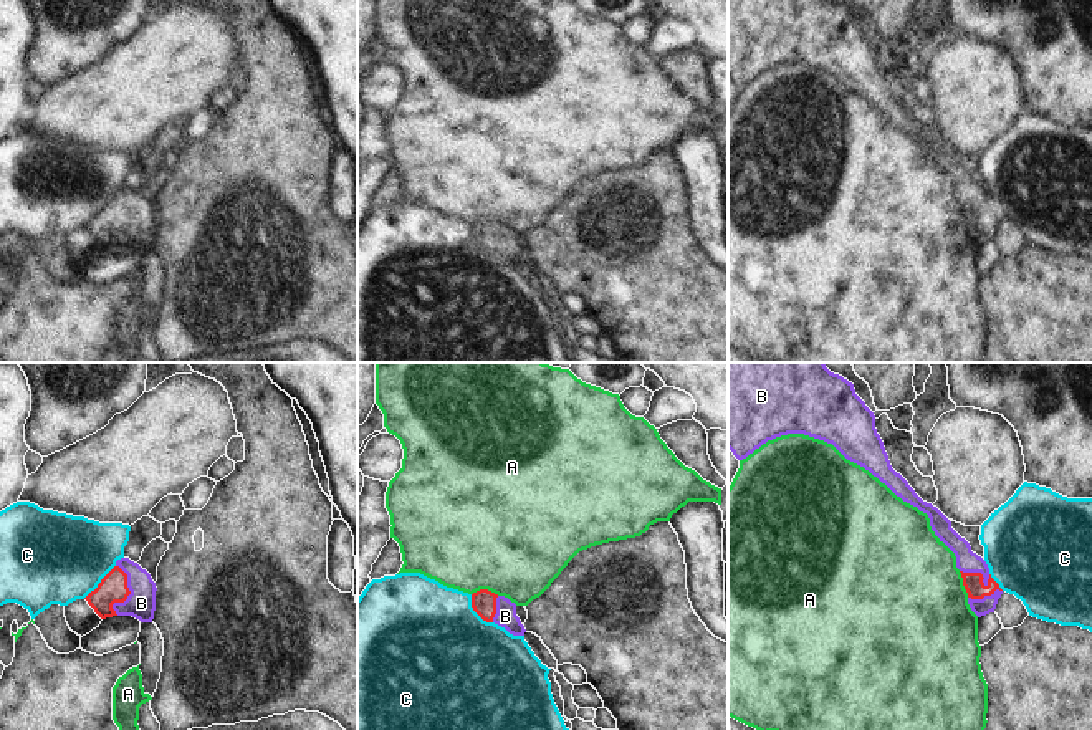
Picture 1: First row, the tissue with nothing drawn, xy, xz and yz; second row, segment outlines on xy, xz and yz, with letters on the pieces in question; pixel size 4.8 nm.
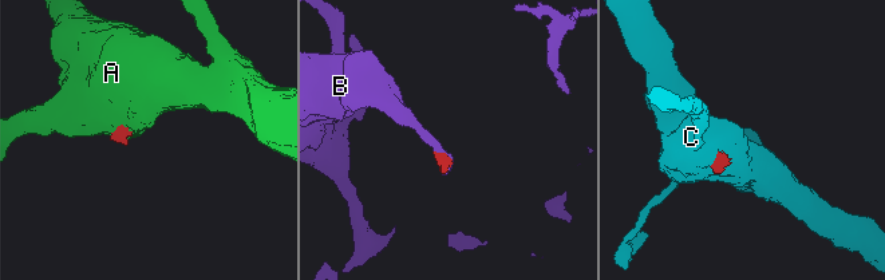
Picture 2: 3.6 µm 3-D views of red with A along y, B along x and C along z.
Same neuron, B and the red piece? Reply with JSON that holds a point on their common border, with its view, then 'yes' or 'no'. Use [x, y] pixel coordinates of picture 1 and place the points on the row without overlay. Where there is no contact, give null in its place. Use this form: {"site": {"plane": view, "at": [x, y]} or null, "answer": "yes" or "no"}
{"site": {"plane": "xy", "at": [129, 222]}, "answer": "yes"}

